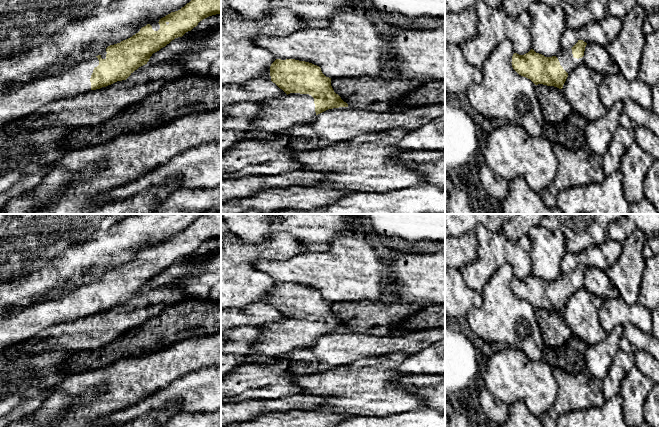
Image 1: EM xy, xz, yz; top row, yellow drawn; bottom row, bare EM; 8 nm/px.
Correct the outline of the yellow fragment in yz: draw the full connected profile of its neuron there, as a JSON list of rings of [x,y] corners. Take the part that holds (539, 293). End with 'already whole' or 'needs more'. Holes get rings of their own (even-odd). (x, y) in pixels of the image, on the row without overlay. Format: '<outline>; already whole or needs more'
[[[583,264],[569,273],[561,273],[552,281],[545,281],[531,273],[524,279],[514,277],[512,291],[521,300],[530,303],[535,309],[543,308],[559,313],[568,301],[568,297],[583,287],[587,267]]]; needs more

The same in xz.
[[[276,283],[266,302],[287,319],[258,326],[263,331],[252,347],[254,352],[281,356],[291,350],[303,349],[316,339],[333,332],[348,331],[331,310],[321,292],[295,283]]]; needs more

